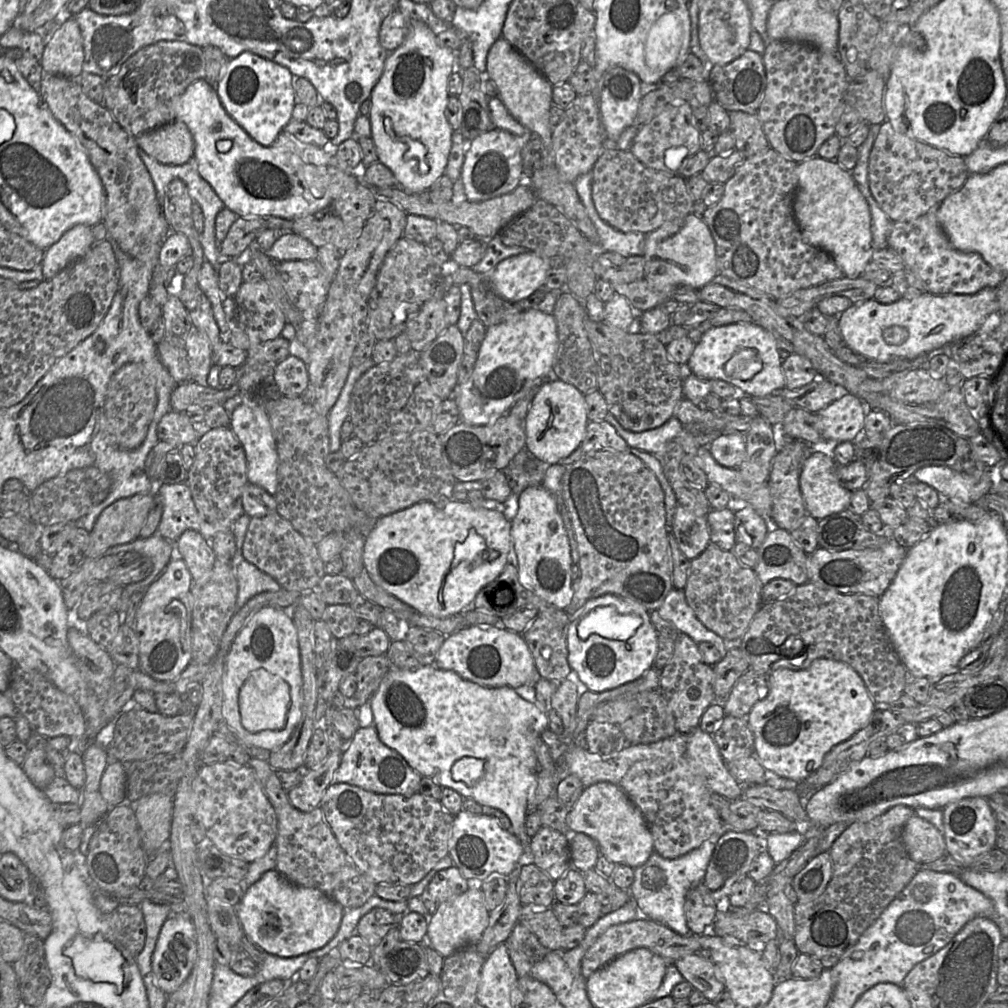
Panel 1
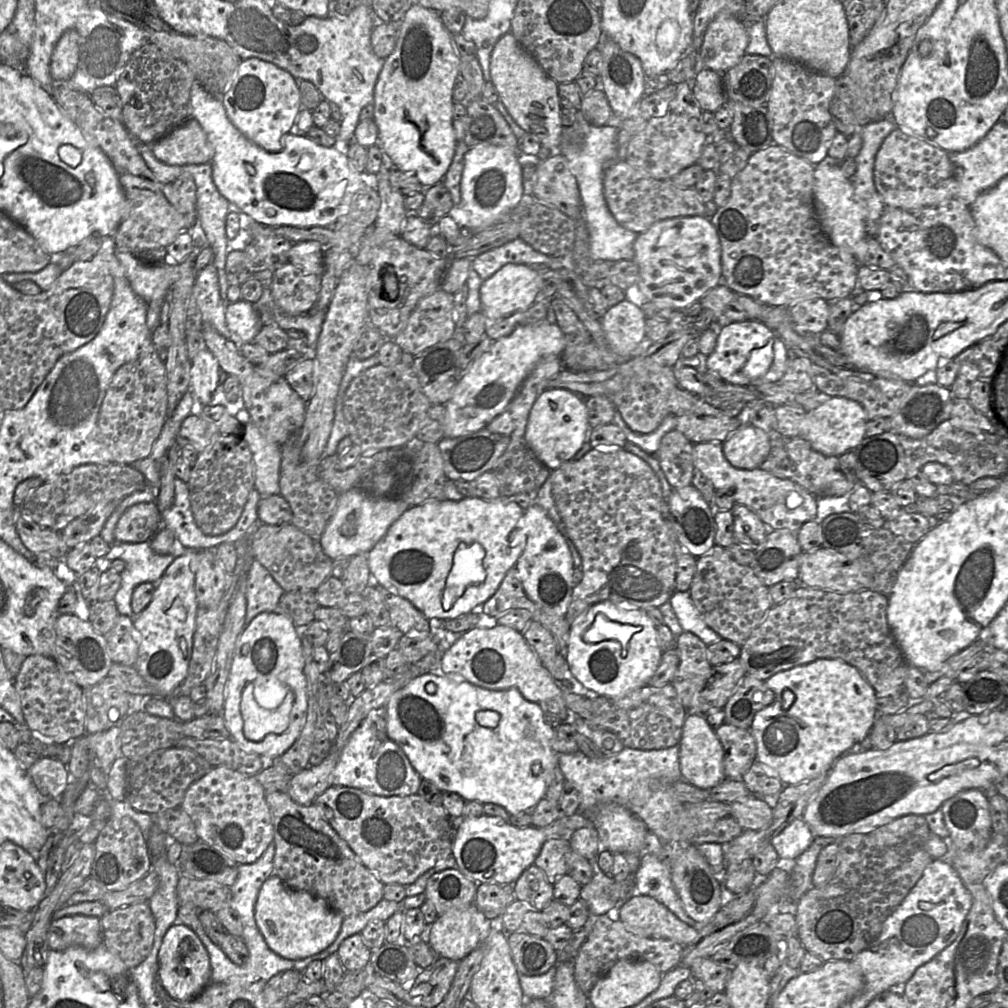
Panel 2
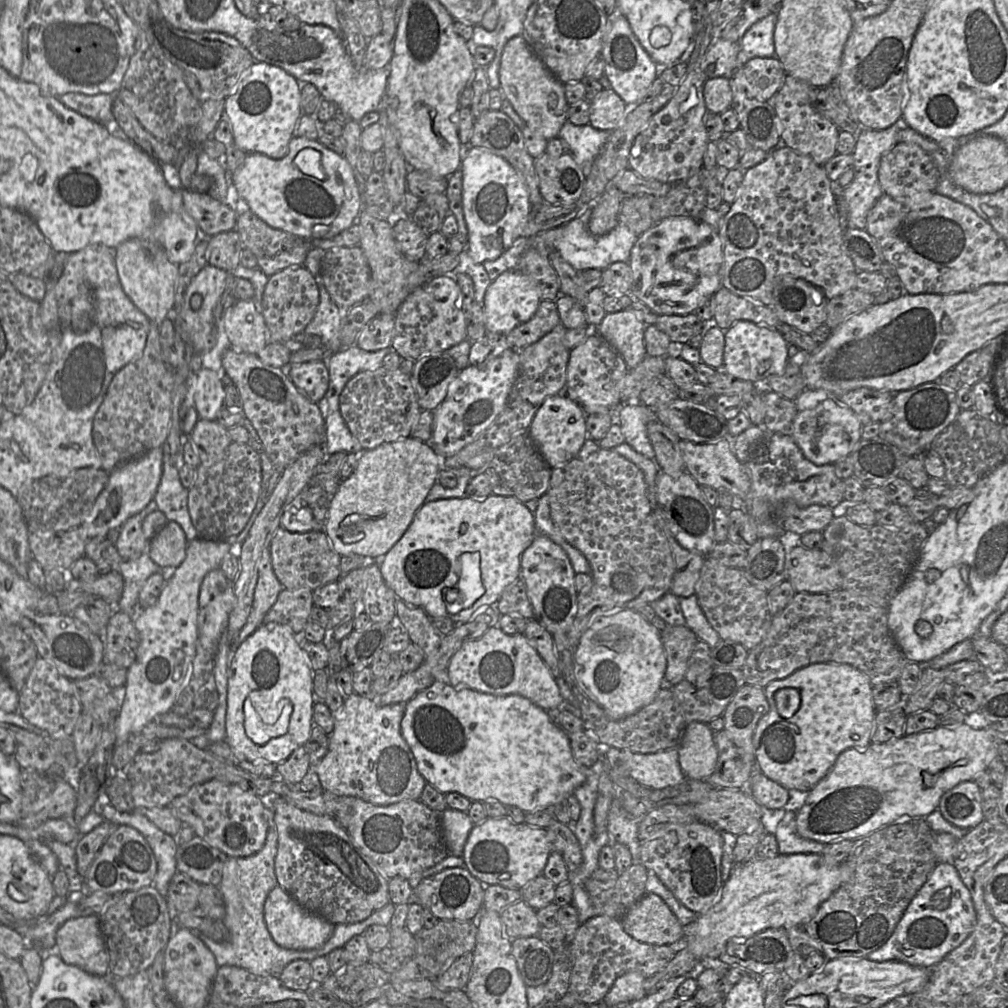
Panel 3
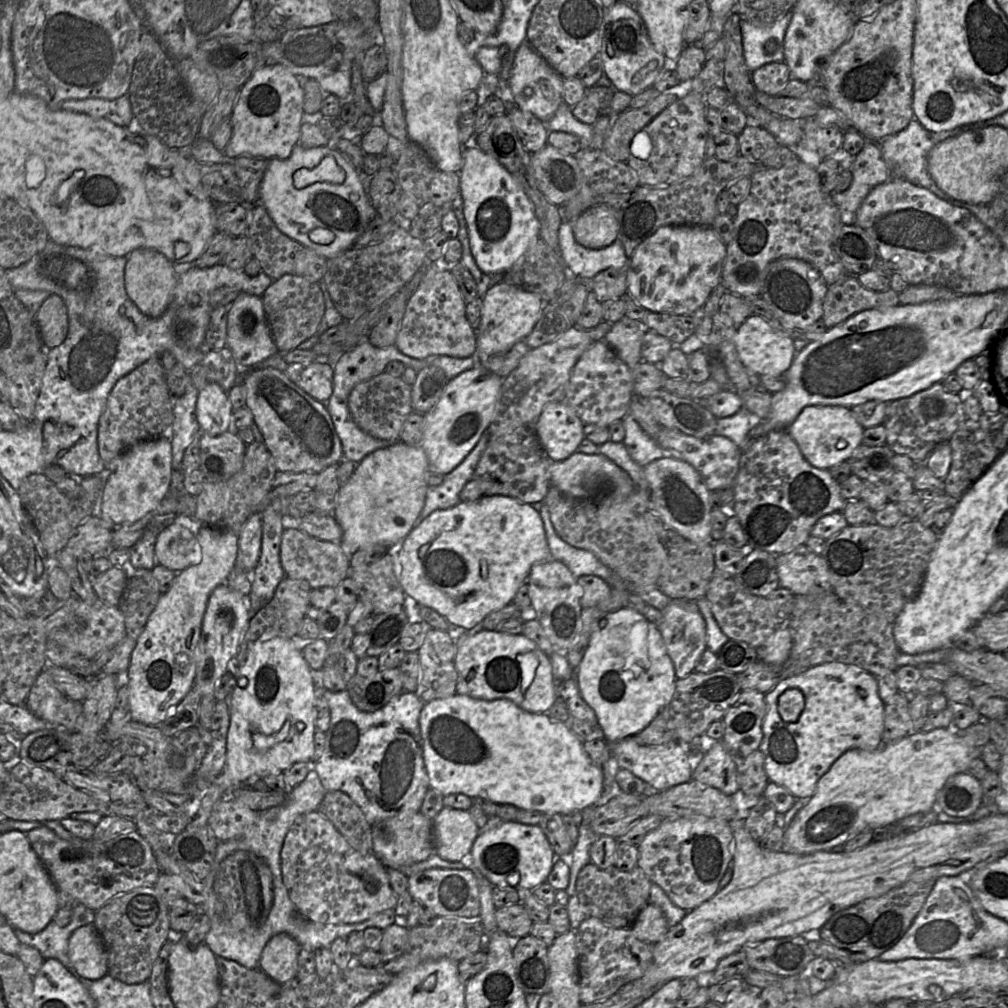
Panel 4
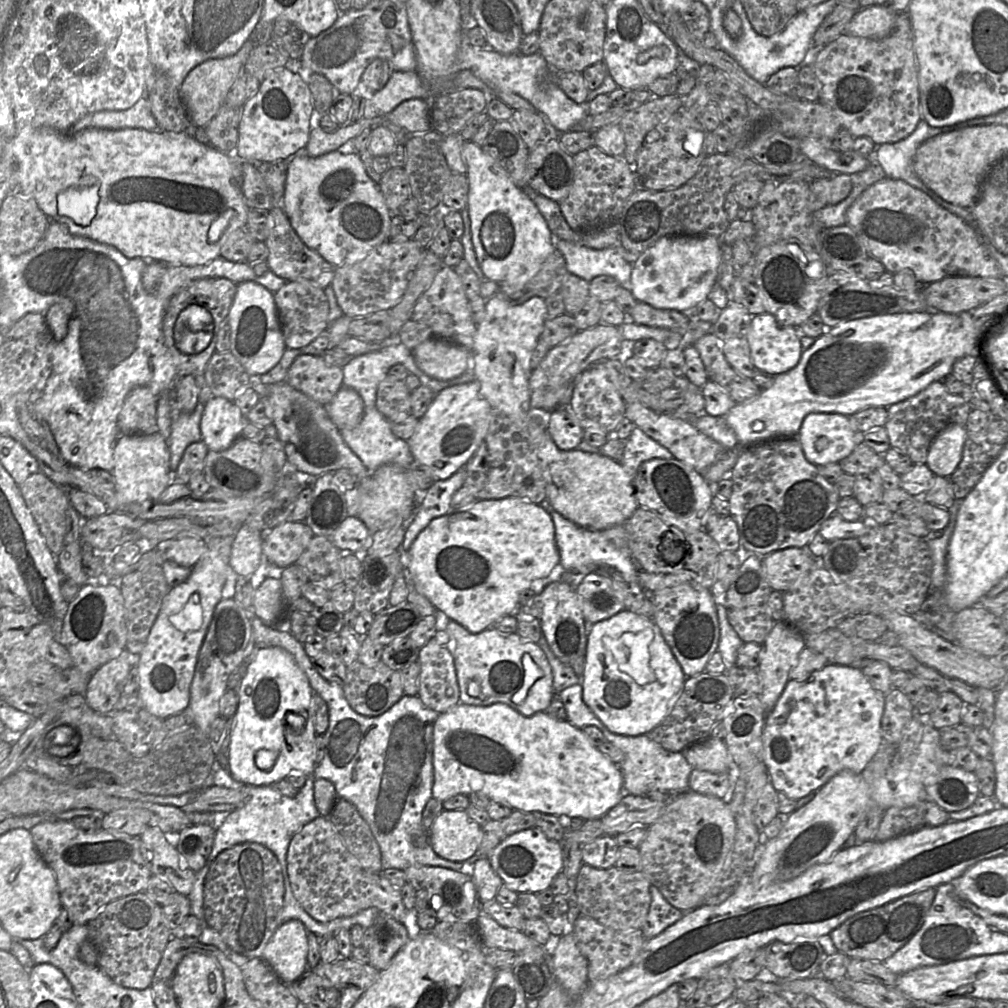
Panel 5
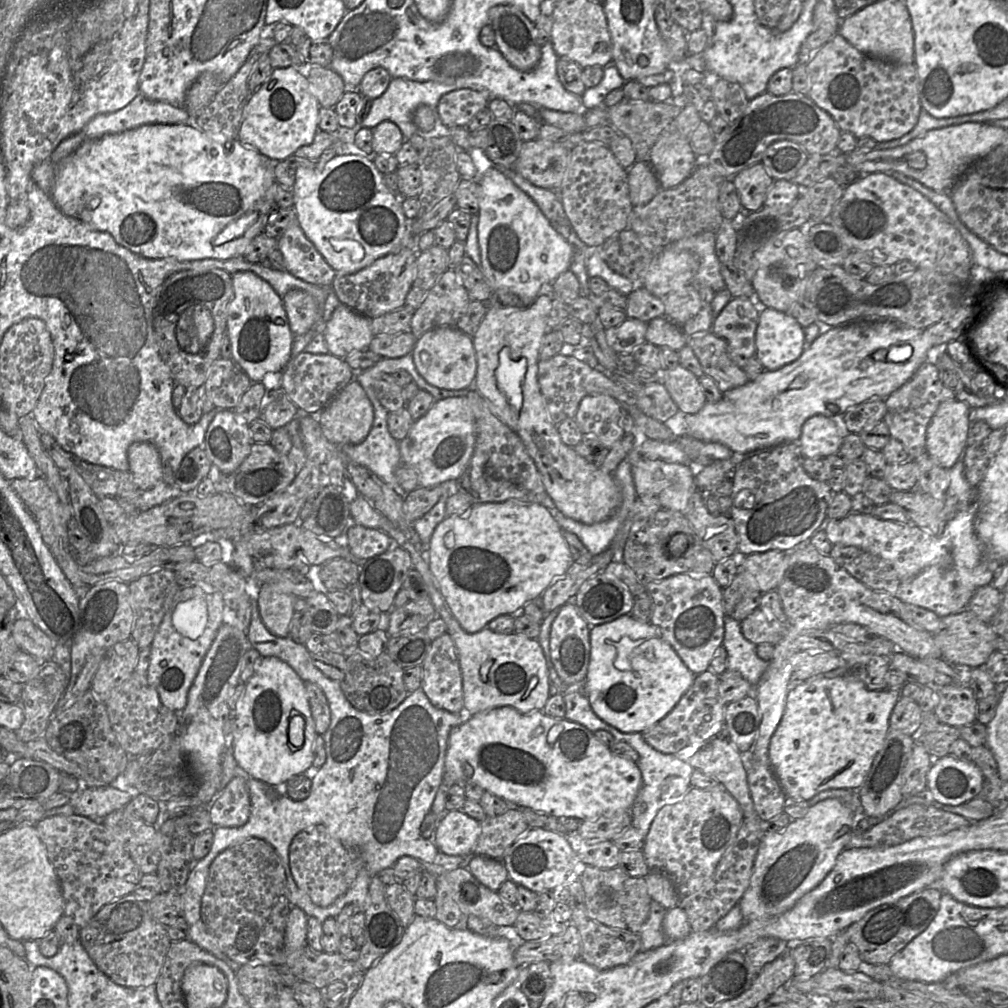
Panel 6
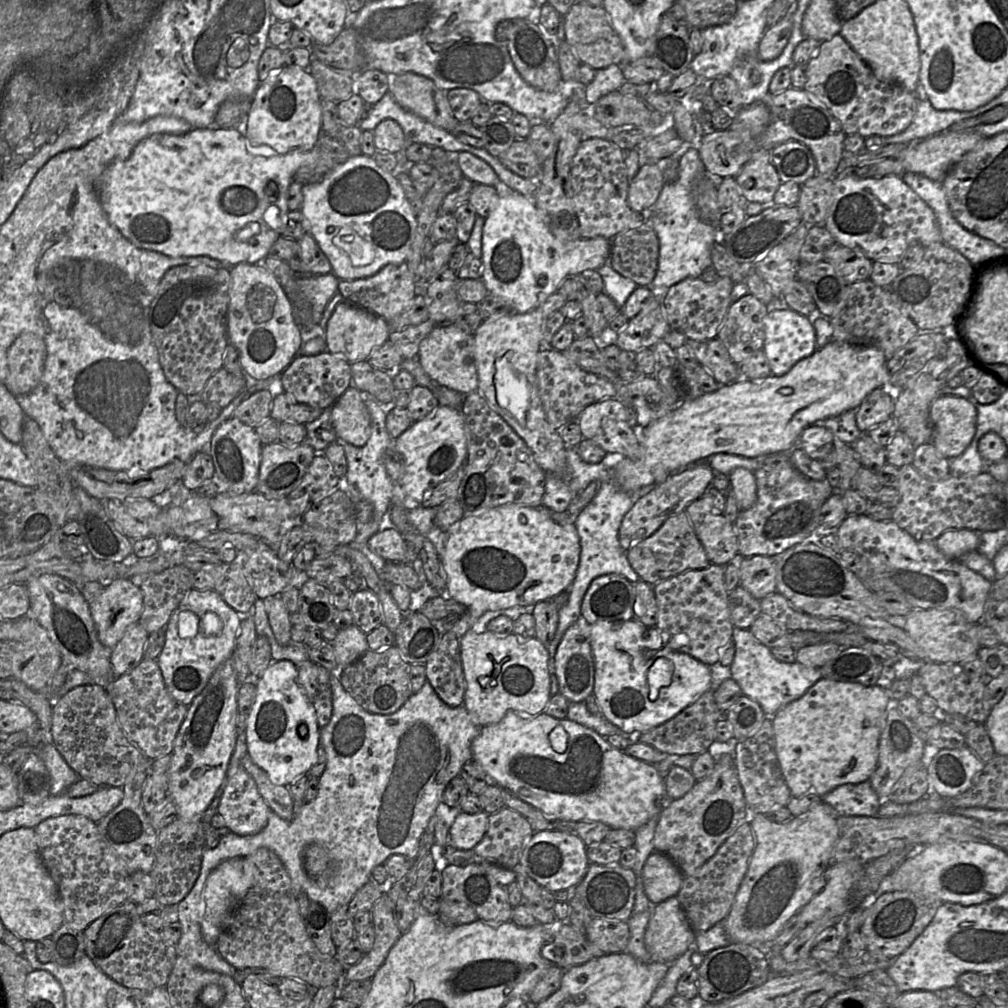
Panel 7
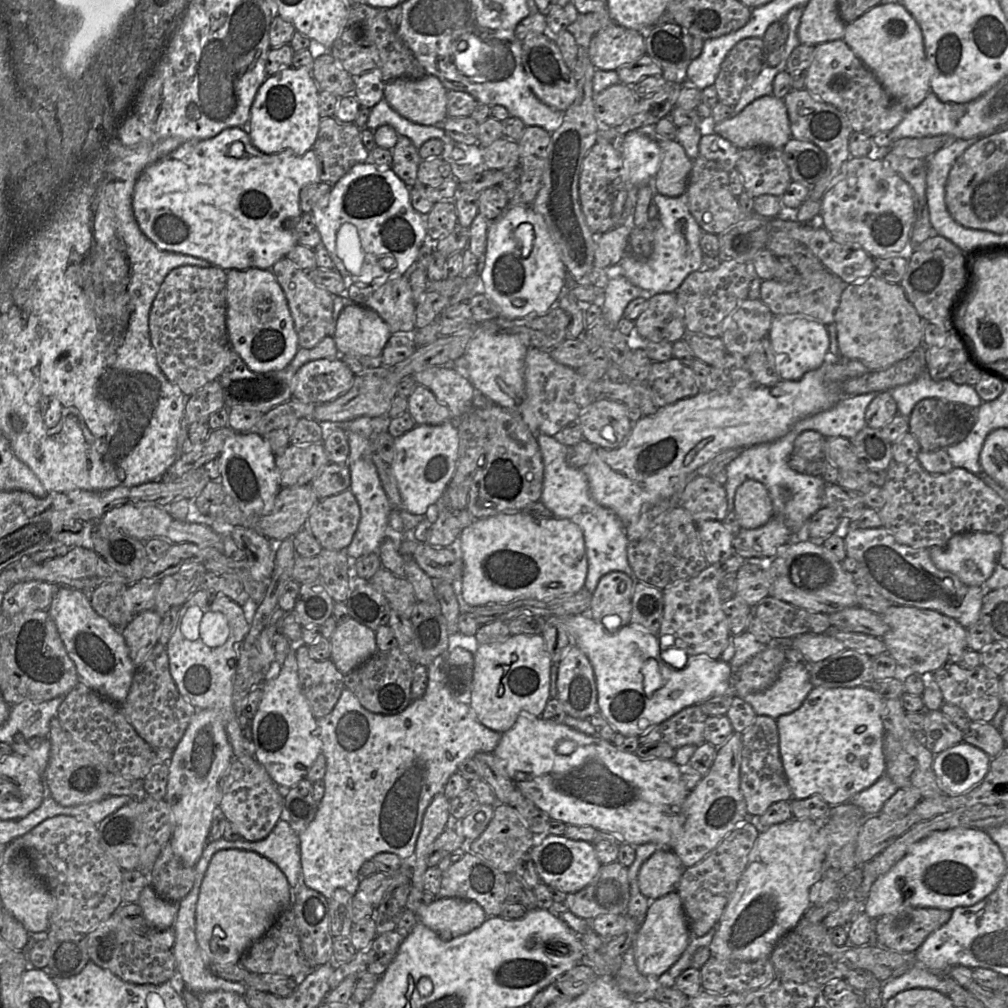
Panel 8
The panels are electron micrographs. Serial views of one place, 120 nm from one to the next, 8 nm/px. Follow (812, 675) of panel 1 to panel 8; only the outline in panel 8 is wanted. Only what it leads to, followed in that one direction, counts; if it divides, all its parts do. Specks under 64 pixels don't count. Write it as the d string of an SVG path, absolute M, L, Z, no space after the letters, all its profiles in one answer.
M814 687L794 712L776 719L784 775L792 798L820 796L830 806L848 802L885 774L882 699L869 687Z

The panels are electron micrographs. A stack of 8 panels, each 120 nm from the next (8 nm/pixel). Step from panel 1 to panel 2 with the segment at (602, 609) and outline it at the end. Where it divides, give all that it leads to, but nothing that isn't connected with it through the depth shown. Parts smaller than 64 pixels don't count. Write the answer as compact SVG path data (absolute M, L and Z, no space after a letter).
M605 614L596 615L591 626L584 633L584 641L597 643L603 640L618 640L622 645L622 656L628 652L628 643L640 625L633 625L610 620Z

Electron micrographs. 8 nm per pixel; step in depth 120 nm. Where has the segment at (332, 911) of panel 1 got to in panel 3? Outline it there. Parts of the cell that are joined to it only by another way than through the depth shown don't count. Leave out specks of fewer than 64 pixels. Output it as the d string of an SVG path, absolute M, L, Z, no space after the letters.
M280 885L268 894L264 904L264 919L273 940L282 948L311 950L323 946L334 930L334 924L301 906Z

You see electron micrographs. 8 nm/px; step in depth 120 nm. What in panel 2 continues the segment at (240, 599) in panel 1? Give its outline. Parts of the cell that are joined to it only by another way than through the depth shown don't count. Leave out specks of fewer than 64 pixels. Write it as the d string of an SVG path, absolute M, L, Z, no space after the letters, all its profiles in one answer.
M254 560L246 575L247 611L245 627L260 613L274 612L285 593L269 571Z

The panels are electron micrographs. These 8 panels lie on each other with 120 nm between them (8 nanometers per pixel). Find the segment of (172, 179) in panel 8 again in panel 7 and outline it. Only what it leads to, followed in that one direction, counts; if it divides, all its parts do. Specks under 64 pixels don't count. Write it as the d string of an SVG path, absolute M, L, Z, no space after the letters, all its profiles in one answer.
M236 128L192 129L183 135L153 134L140 141L127 159L113 163L105 170L99 180L99 196L111 224L137 248L159 252L169 257L208 256L227 266L238 263L261 264L268 256L271 246L281 236L281 229L285 225L289 212L287 192L295 173L303 166L314 164L318 157L319 148L316 145L309 151L292 149L282 155L260 154L251 147L251 143L247 143L246 147L245 136Z

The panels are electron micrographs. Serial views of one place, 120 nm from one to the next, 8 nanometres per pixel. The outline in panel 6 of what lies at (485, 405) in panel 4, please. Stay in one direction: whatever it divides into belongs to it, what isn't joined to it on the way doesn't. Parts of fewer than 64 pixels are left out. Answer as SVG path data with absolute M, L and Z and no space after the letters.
M467 396L435 401L429 411L414 422L407 436L398 442L402 462L418 473L419 487L455 483L467 467L476 444L475 418Z

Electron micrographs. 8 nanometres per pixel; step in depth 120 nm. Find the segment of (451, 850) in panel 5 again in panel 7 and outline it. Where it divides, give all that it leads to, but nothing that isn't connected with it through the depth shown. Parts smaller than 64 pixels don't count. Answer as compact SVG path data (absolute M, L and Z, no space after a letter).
M459 812L449 828L449 845L459 850L473 849L483 838L488 828L489 814Z

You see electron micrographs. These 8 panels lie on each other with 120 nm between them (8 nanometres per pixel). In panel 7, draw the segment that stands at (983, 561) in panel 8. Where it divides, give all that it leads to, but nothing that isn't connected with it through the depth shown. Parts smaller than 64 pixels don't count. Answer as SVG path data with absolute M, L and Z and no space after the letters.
M970 529L948 530L935 540L937 548L949 559L959 560L962 555L977 551L981 532Z

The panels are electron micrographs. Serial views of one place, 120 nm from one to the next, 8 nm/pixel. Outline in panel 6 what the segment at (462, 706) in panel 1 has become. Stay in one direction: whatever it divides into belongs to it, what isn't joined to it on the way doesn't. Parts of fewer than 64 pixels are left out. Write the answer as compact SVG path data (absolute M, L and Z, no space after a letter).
M504 706L471 715L465 722L451 730L448 738L443 781L435 796L431 808L432 812L437 815L443 815L446 812L449 812L446 810L447 794L449 788L455 784L461 785L462 787L465 787L467 784L478 785L485 791L503 798L509 802L511 806L529 808L548 816L578 818L587 821L596 820L600 817L612 816L619 811L630 810L641 788L642 775L634 761L615 755L610 748L597 739L594 733L585 726L577 722L569 721L566 718L556 719L550 717L543 711L533 711L531 713L523 714L512 707Z

